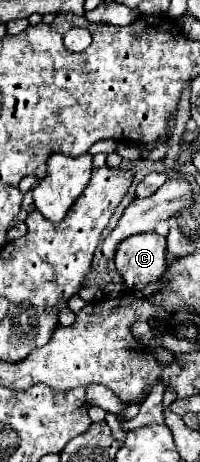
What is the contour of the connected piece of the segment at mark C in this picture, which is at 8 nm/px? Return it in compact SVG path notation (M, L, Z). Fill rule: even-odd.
M141 233L123 239L115 251L115 265L129 289L143 289L165 273L165 237Z

